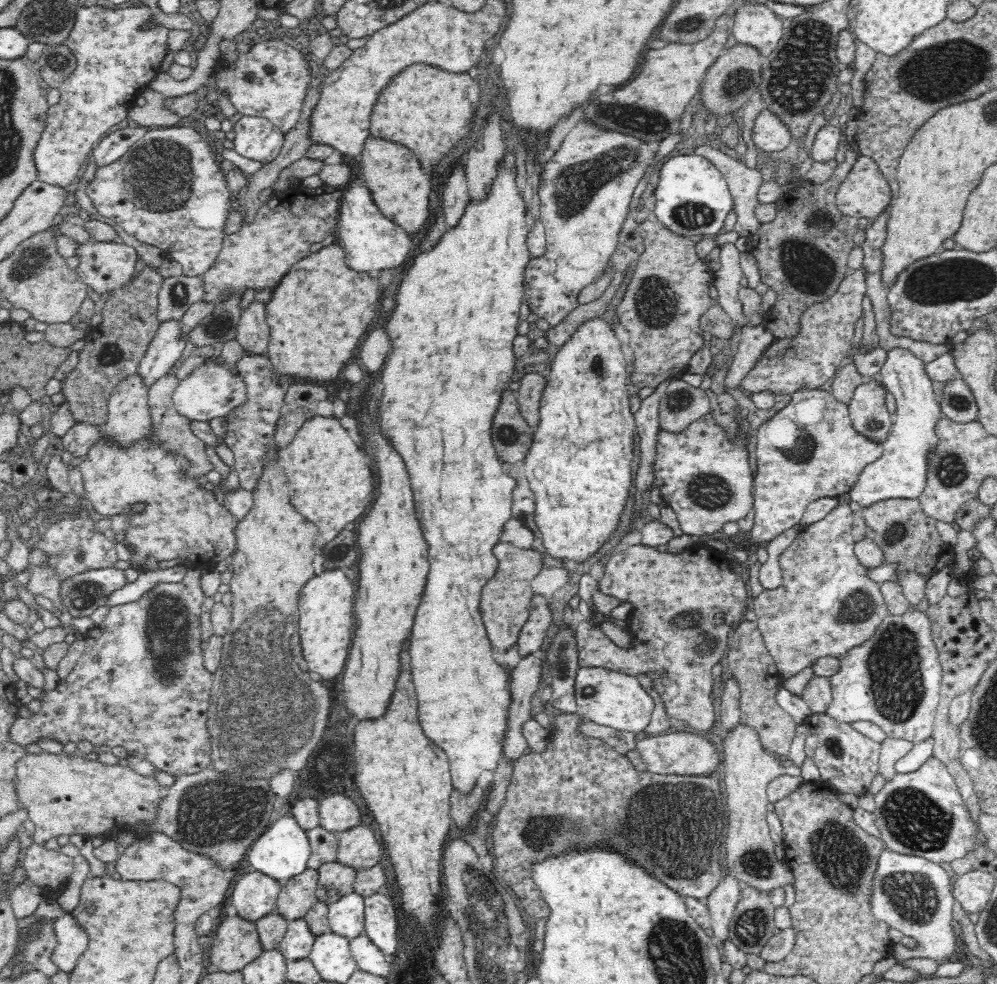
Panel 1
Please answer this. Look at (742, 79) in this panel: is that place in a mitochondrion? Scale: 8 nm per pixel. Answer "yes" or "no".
yes

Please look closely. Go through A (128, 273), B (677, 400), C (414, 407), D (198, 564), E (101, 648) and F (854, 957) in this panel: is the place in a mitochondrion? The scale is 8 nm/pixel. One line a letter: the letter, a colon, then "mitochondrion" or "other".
A: other
B: mitochondrion
C: other
D: other
E: other
F: other

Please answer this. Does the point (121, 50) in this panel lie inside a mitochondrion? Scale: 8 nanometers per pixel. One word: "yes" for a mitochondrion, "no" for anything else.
no

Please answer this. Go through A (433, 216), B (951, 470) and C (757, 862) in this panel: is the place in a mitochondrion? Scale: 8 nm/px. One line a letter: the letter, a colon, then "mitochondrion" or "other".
A: other
B: mitochondrion
C: mitochondrion

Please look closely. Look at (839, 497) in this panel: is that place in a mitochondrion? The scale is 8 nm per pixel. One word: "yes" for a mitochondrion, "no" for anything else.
no

